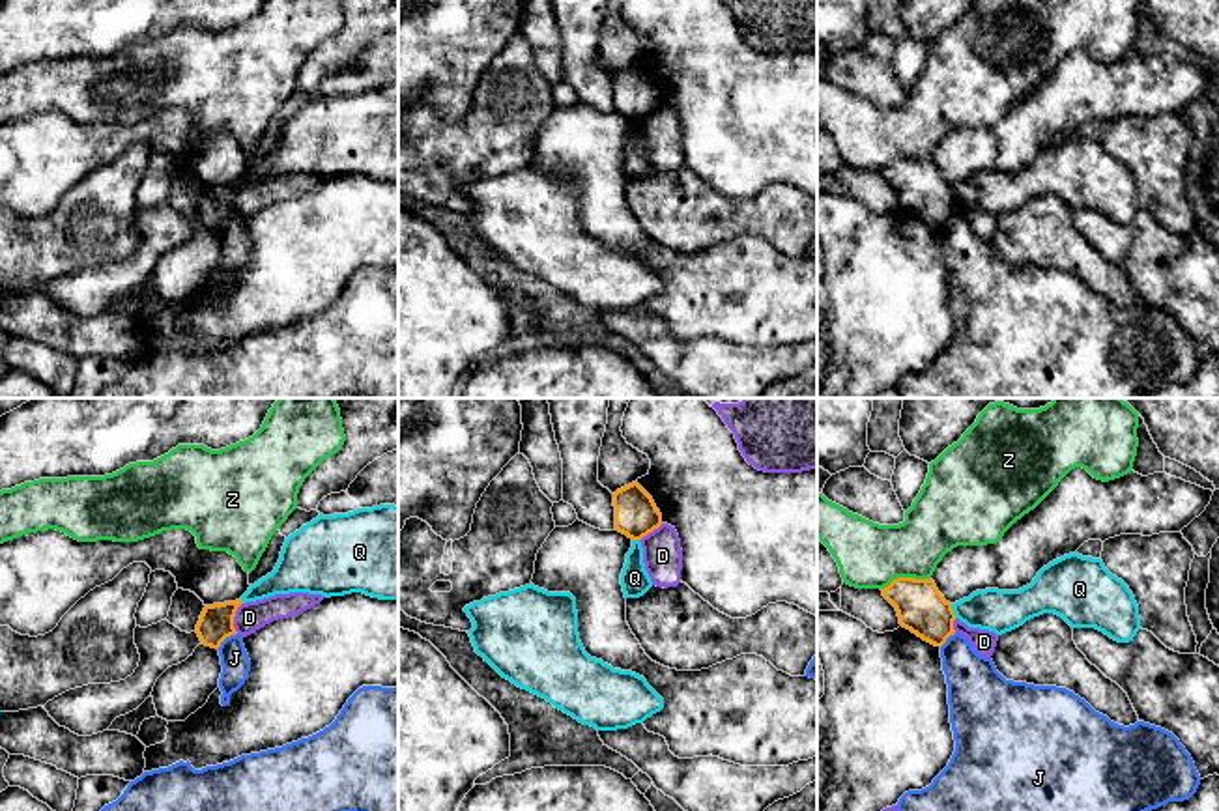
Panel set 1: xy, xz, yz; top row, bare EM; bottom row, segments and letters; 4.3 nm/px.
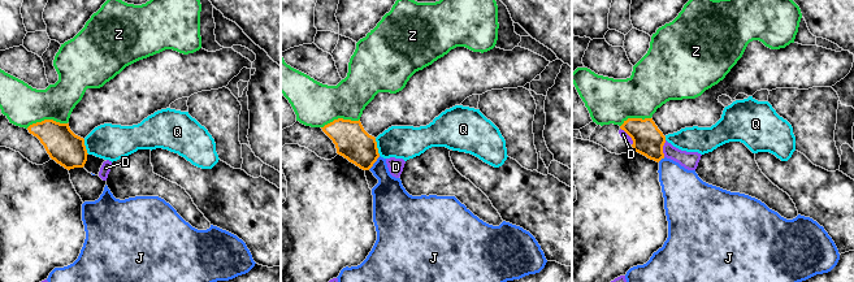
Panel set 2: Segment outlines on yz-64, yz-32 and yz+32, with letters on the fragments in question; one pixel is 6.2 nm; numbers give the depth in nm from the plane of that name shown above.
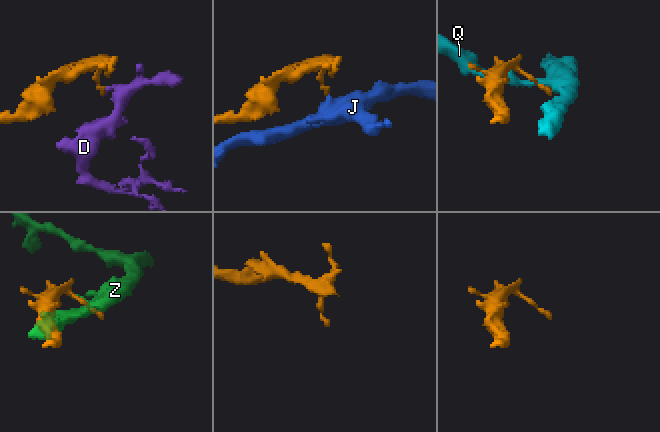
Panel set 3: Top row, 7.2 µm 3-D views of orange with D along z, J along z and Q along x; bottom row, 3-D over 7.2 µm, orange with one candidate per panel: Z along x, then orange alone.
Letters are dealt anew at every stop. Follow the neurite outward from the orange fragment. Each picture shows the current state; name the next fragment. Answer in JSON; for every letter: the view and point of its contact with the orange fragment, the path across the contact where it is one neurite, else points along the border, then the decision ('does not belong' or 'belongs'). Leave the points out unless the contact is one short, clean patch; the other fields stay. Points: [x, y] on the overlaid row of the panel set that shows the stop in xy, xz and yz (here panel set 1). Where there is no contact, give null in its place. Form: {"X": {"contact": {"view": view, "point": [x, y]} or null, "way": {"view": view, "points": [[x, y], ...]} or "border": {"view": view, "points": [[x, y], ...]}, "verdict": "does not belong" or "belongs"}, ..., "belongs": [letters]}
{"D": {"contact": {"view": "xy", "point": [234, 615]}, "border": {"view": "xy", "points": [[242, 602], [234, 617], [236, 632]]}, "verdict": "does not belong"}, "J": {"contact": {"view": "xy", "point": [225, 638]}, "border": {"view": "xy", "points": [[236, 632], [217, 649]]}, "verdict": "does not belong"}, "Q": {"contact": {"view": "yz", "point": [952, 611]}, "verdict": "does not belong"}, "Z": {"contact": {"view": "yz", "point": [905, 578]}, "verdict": "does not belong"}, "belongs": []}

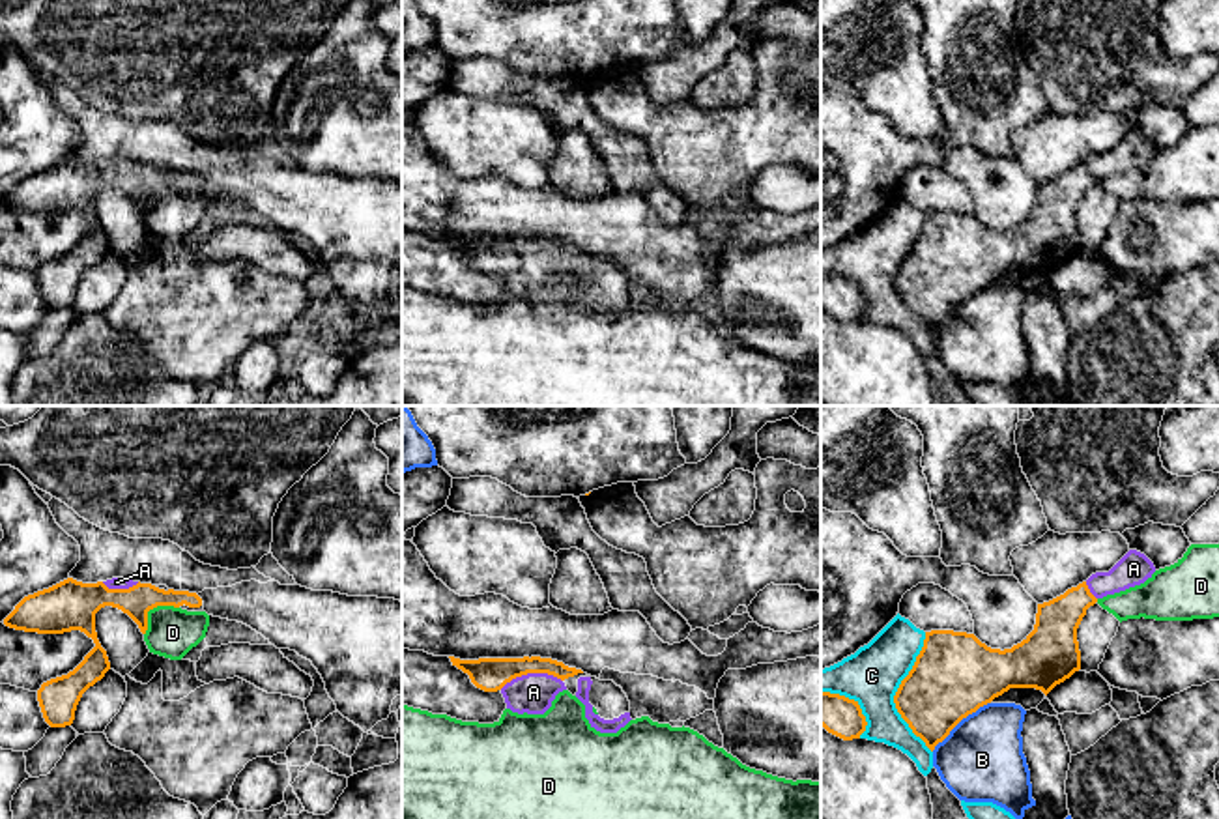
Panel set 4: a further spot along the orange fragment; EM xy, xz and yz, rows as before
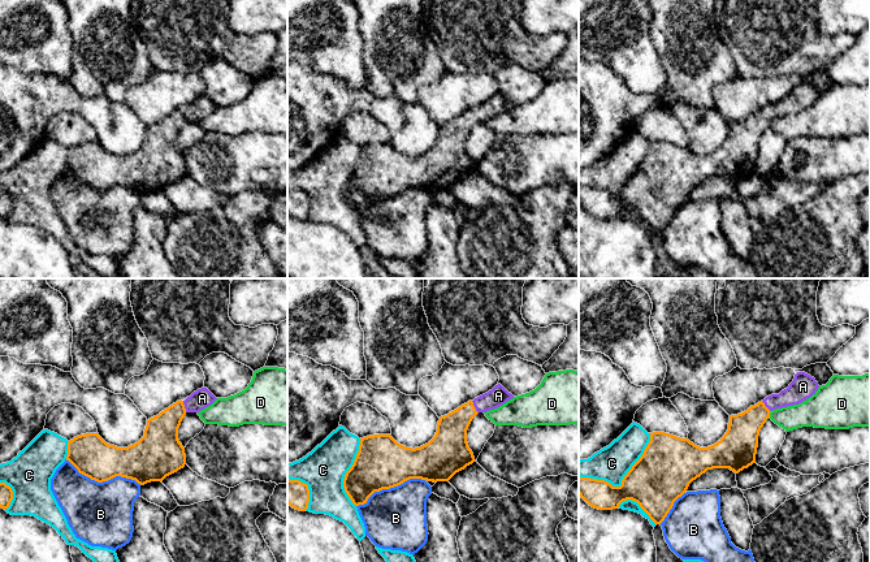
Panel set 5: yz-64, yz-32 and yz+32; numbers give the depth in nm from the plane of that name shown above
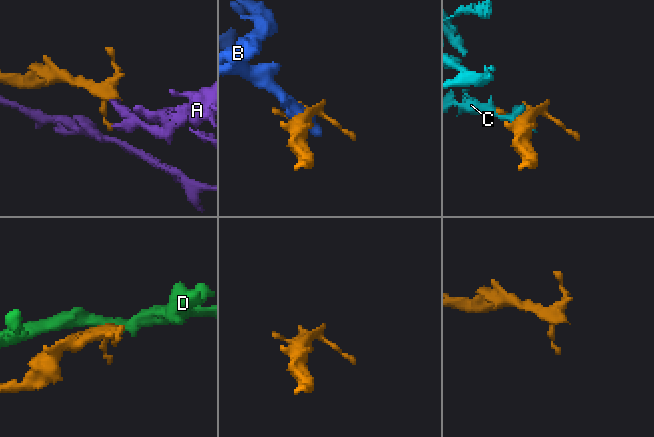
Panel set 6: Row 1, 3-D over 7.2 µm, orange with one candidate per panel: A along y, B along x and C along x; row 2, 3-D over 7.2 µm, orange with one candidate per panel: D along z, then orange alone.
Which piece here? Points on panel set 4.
{"A": {"contact": {"view": "xz", "point": [530, 672]}, "way": {"view": "xz", "points": [[488, 674], [530, 672], [533, 692]]}, "verdict": "belongs"}, "B": {"contact": {"view": "yz", "point": [960, 720]}, "verdict": "does not belong"}, "C": {"contact": {"view": "yz", "point": [896, 692]}, "verdict": "does not belong"}, "D": {"contact": {"view": "xy", "point": [152, 608]}, "border": {"view": "xy", "points": [[178, 606], [154, 606], [148, 612], [144, 634]]}, "verdict": "does not belong"}, "belongs": ["A"]}

